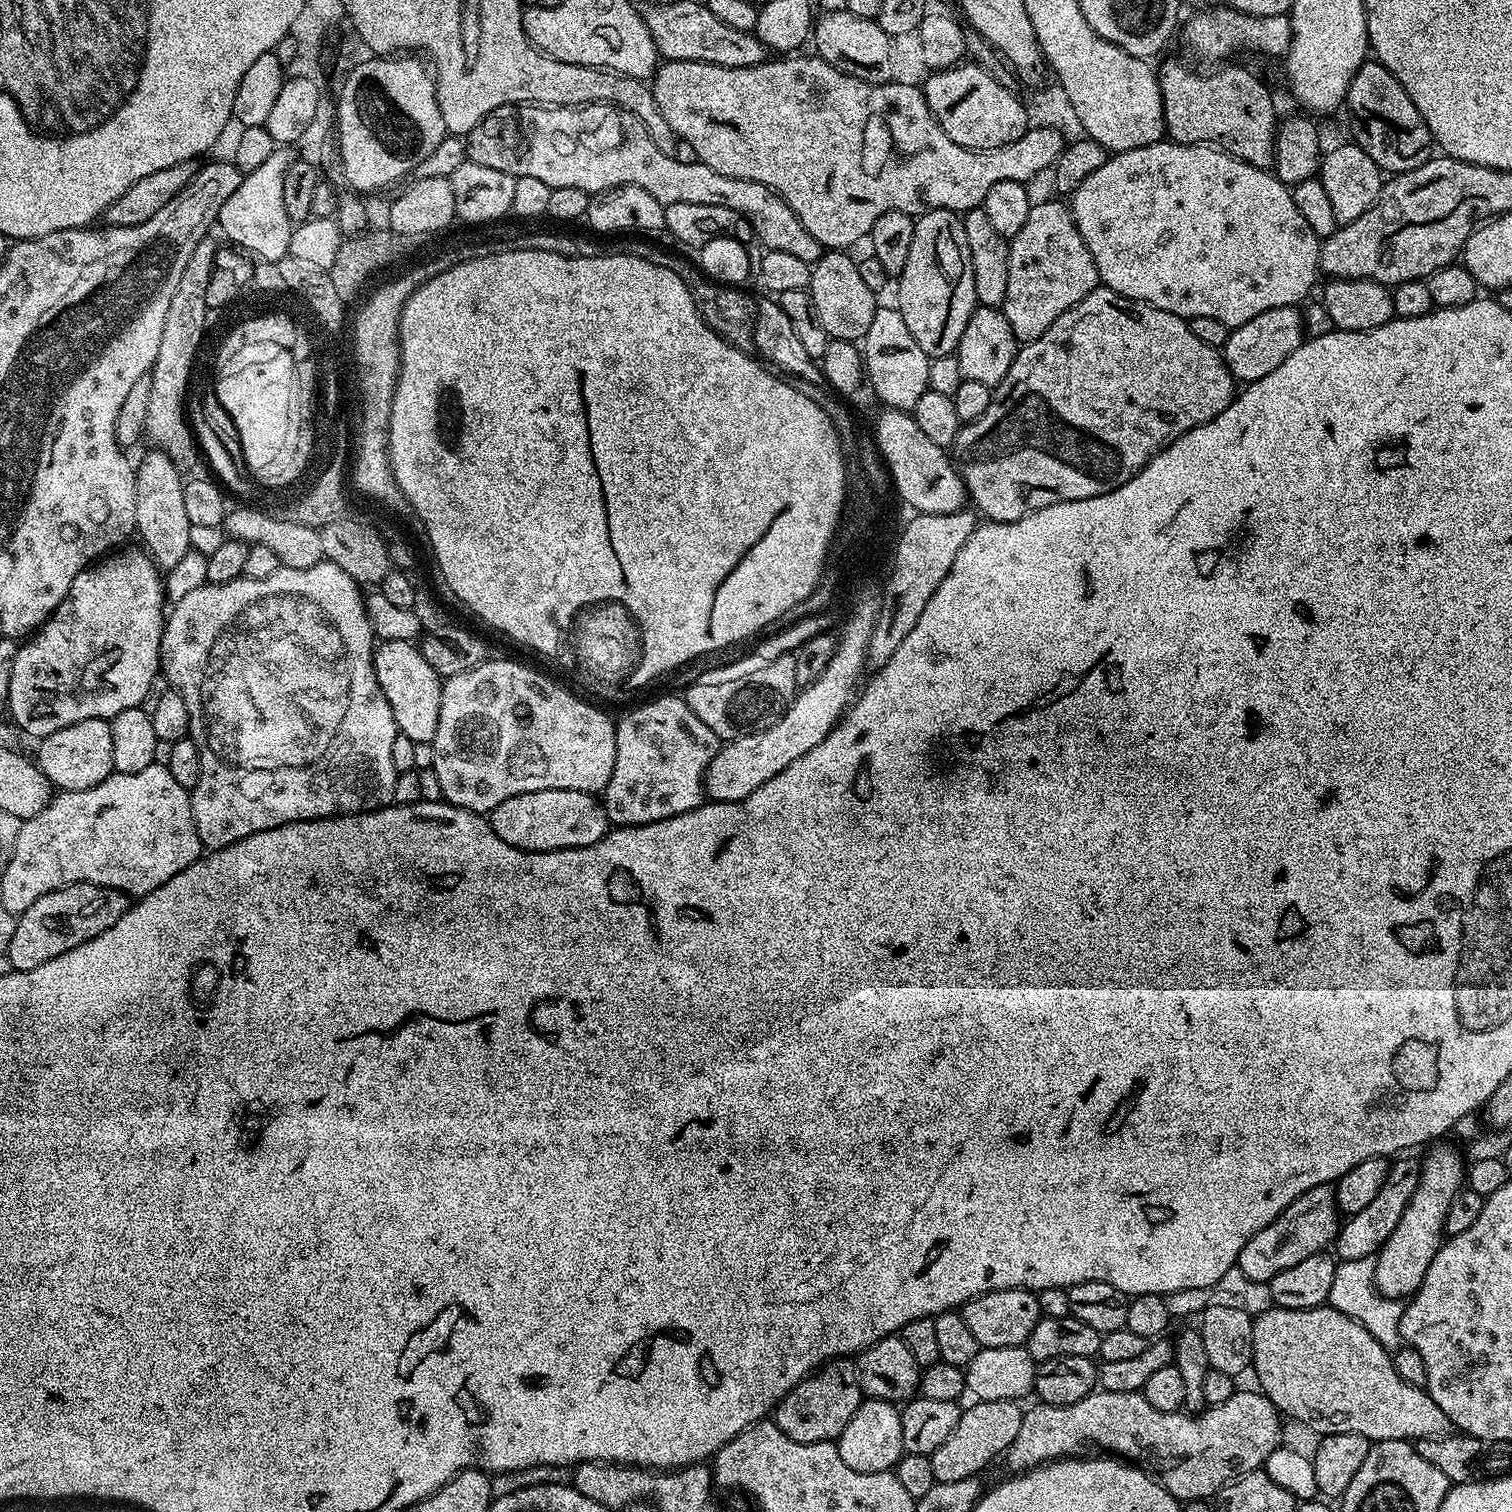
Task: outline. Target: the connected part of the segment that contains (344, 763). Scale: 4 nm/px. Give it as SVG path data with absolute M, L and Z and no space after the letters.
M326 559L319 560L318 563L309 568L285 568L282 566L278 570L274 570L274 574L270 574L268 578L250 578L243 575L239 580L231 580L225 584L206 583L198 586L198 590L190 590L190 594L186 594L186 598L182 598L182 602L171 605L164 621L164 633L160 643L160 666L163 679L175 691L182 694L182 702L186 702L186 710L190 710L188 731L193 742L198 746L198 754L202 758L202 778L198 778L198 786L191 789L190 795L192 797L194 826L198 830L200 840L204 843L205 849L225 848L242 838L246 838L250 834L258 834L262 830L270 830L283 824L293 824L299 820L324 820L327 816L347 816L354 812L383 808L393 803L394 782L398 775L393 757L394 738L397 730L394 714L390 710L390 702L386 702L386 694L382 694L382 686L378 686L378 678L374 674L374 666L372 665L373 651L374 633L372 631L372 623L368 617L366 596L362 591L361 585L357 584L354 578L350 578L350 574L346 574L346 570L342 570L342 566L334 566Z

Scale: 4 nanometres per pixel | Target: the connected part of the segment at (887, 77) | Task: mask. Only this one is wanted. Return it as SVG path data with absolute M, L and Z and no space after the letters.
M850 11L824 12L815 17L810 40L813 45L816 43L815 55L830 62L830 66L839 72L862 78L862 82L871 84L887 84L893 79L893 37L888 36L886 30L882 30L882 26L871 16L859 16Z

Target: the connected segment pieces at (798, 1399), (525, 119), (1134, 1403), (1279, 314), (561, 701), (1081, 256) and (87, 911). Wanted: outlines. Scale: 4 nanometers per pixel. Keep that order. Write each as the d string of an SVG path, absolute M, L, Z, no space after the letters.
M837 1358L816 1369L794 1390L787 1392L774 1409L774 1423L794 1442L813 1444L814 1442L837 1441L846 1430L846 1422L854 1418L858 1406L866 1397L860 1389L860 1375L856 1369L856 1360Z
M507 104L495 108L466 137L468 159L478 162L478 166L491 166L494 170L502 170L511 176L529 175L546 182L550 188L574 186L578 190L586 190L589 194L601 192L614 186L629 184L642 186L658 198L662 205L674 202L698 202L698 206L726 206L738 213L739 219L752 229L756 239L767 250L783 250L786 254L795 254L802 262L815 264L822 255L820 243L802 226L798 214L786 206L786 202L773 188L762 182L750 182L742 178L730 178L726 174L718 174L718 170L710 170L710 166L694 162L678 162L671 152L658 150L654 138L646 130L646 126L636 117L634 112L625 112L615 104L581 104L557 108L555 106L521 106Z
M1097 1390L1070 1406L1043 1402L1037 1405L1025 1411L1018 1438L1014 1438L1006 1453L1013 1473L1027 1472L1054 1460L1079 1457L1084 1444L1097 1444L1113 1457L1151 1470L1181 1502L1204 1502L1215 1497L1231 1480L1263 1469L1266 1458L1282 1444L1281 1413L1259 1390L1238 1390L1226 1402L1205 1407L1195 1414L1184 1410L1154 1410L1146 1402L1143 1391Z
M1278 306L1229 331L1222 349L1224 365L1237 382L1261 380L1270 374L1270 370L1278 370L1278 366L1282 366L1282 362L1286 362L1286 358L1290 358L1290 354L1294 354L1305 339L1303 311L1296 306Z
M489 658L483 664L474 666L462 674L447 677L442 684L442 702L438 710L438 730L430 745L432 761L430 767L437 774L442 786L443 799L449 804L465 808L477 814L491 814L506 798L526 794L534 790L582 790L593 794L603 793L614 774L614 754L616 753L616 725L613 717L608 717L600 708L579 700L572 692L567 692L560 684L555 684L548 676L519 664L516 660L495 660Z
M1056 199L1033 203L1026 226L1011 236L1008 245L1010 271L1002 311L1021 345L1046 334L1066 310L1078 306L1100 284L1094 258L1082 242L1071 207L1063 199Z
M90 882L62 886L50 894L42 894L34 906L19 913L14 938L10 938L6 953L10 966L17 972L34 970L34 966L42 966L42 962L50 962L50 958L58 958L58 954L66 954L66 950L74 950L74 946L98 938L98 934L110 930L129 907L130 898L125 892Z

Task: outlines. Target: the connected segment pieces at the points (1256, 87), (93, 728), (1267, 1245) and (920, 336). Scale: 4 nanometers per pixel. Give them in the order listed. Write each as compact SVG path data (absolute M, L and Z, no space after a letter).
M1168 60L1164 65L1159 65L1158 75L1164 107L1164 130L1169 141L1177 144L1206 144L1221 152L1228 152L1250 166L1272 168L1278 127L1276 104L1272 101L1271 90L1250 69L1220 68L1209 76L1203 76L1200 72L1191 72L1186 65L1176 60Z
M87 720L74 722L74 726L66 726L62 730L54 730L54 734L43 737L34 753L34 759L46 774L53 789L60 792L77 792L90 790L90 786L98 786L114 769L114 738L112 725L107 720Z
M1327 1184L1314 1186L1314 1190L1306 1190L1298 1199L1290 1202L1290 1206L1286 1206L1286 1210L1273 1224L1258 1230L1258 1234L1254 1234L1254 1238L1250 1238L1250 1242L1246 1242L1246 1246L1242 1246L1242 1254L1238 1261L1238 1272L1241 1272L1246 1279L1253 1280L1256 1283L1253 1285L1267 1285L1268 1281L1274 1278L1274 1274L1286 1270L1286 1266L1294 1266L1297 1262L1303 1262L1305 1258L1325 1251L1335 1241L1341 1223L1342 1217L1340 1206L1336 1203L1335 1187Z
M939 208L915 217L914 239L910 255L900 272L894 306L902 314L914 342L922 346L929 358L953 355L976 307L974 270L970 262L970 246L966 246L963 219L957 213Z

